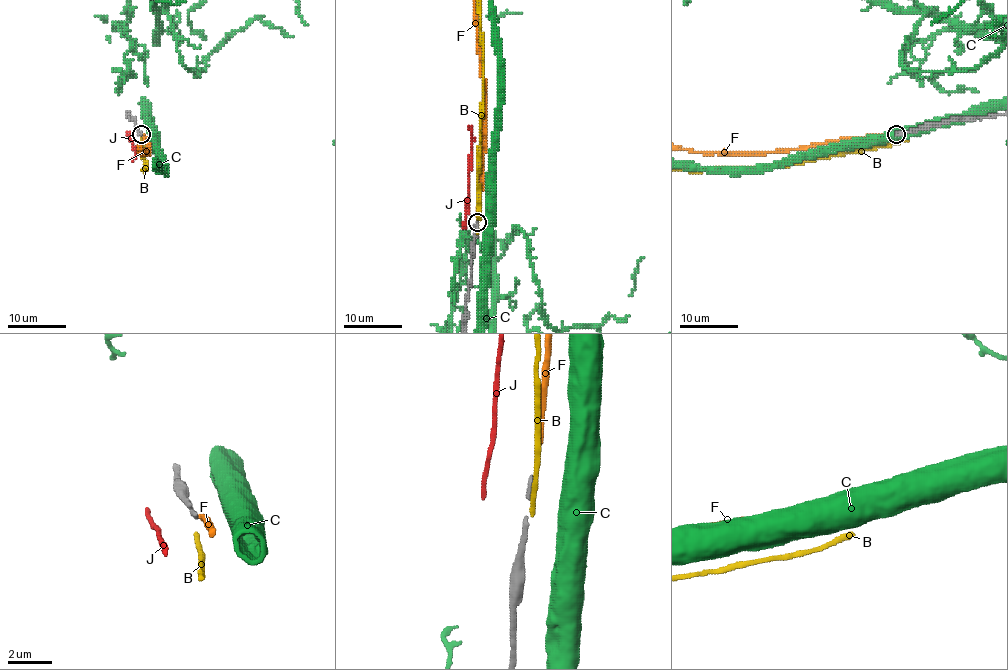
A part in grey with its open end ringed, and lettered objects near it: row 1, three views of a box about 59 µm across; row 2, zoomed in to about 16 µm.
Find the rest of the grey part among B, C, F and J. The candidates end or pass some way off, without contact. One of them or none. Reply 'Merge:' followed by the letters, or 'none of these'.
Merge: none of these

